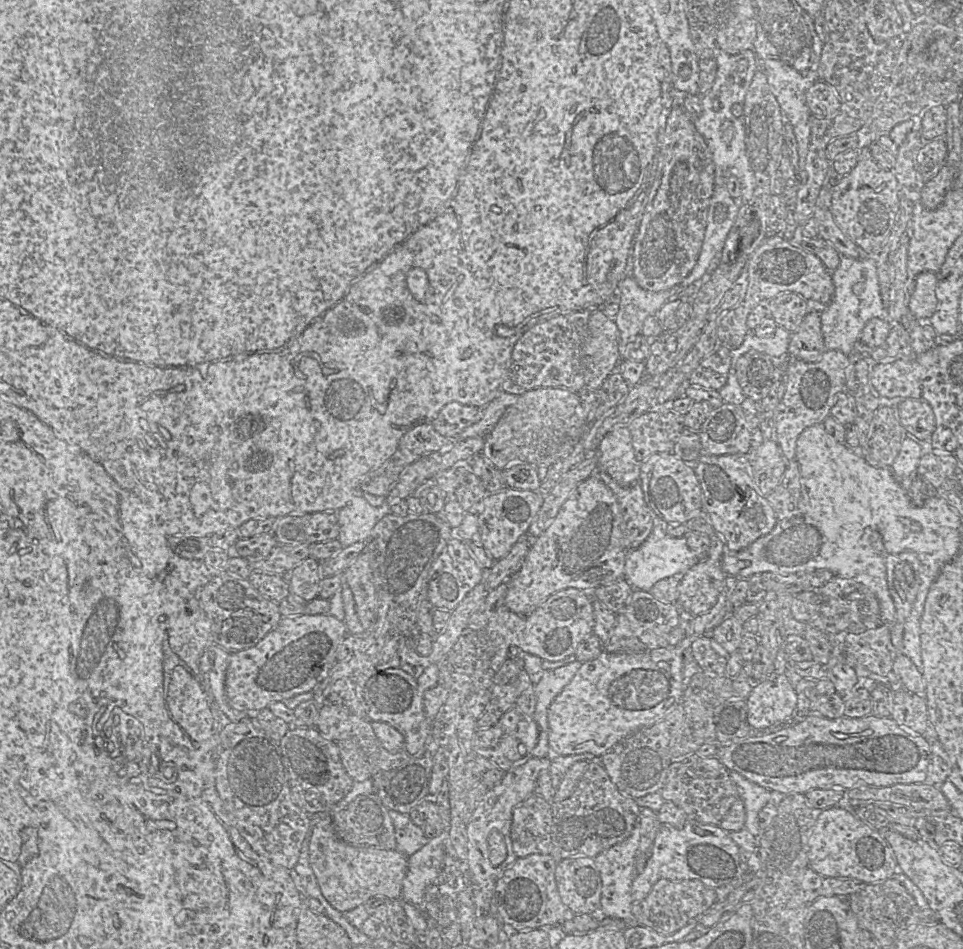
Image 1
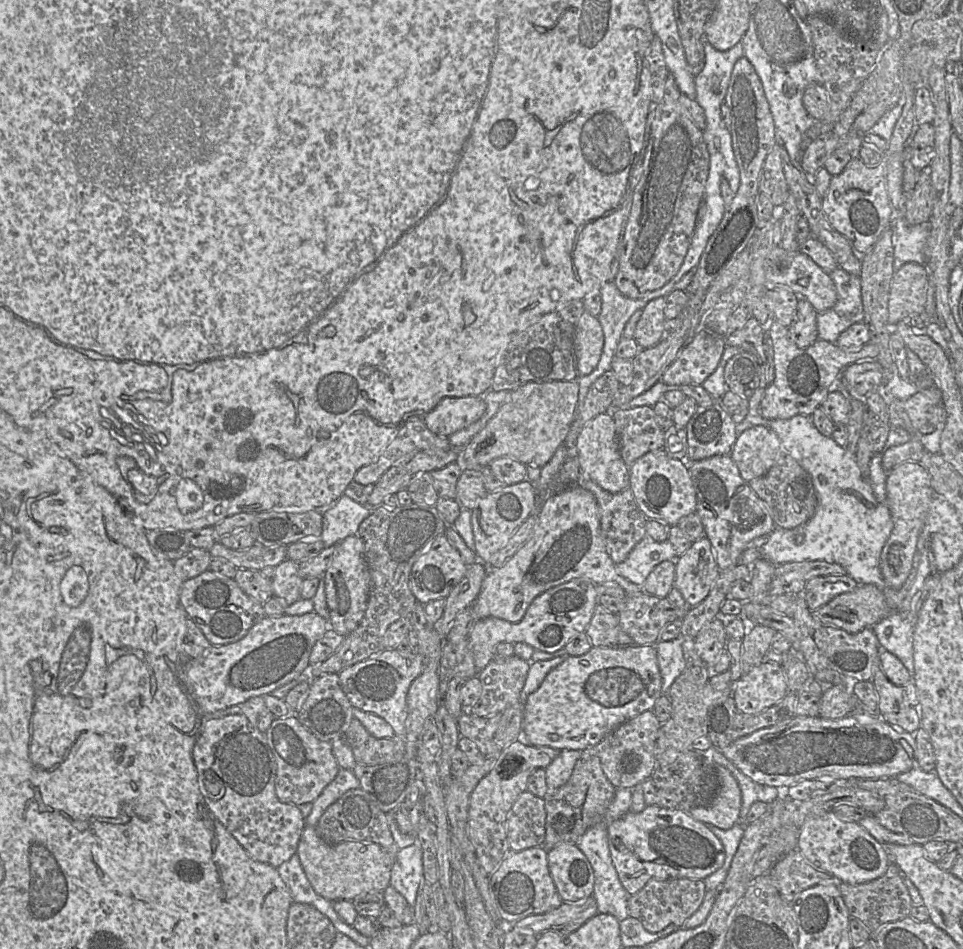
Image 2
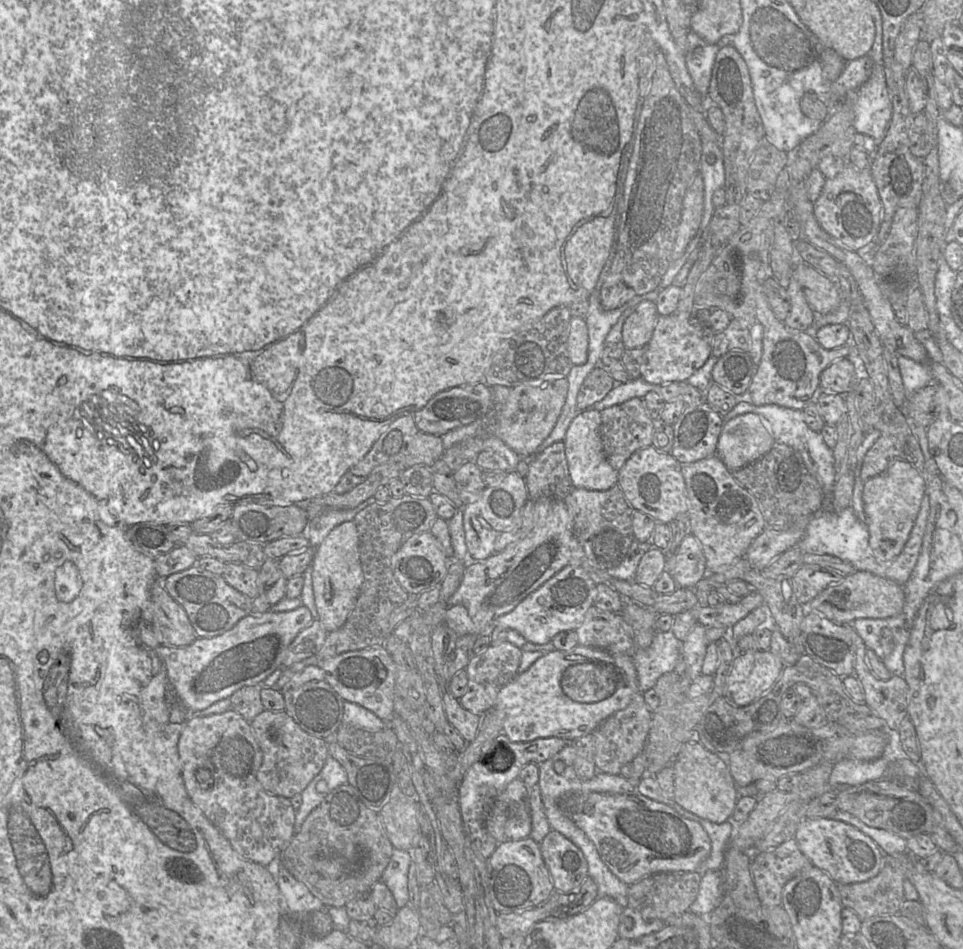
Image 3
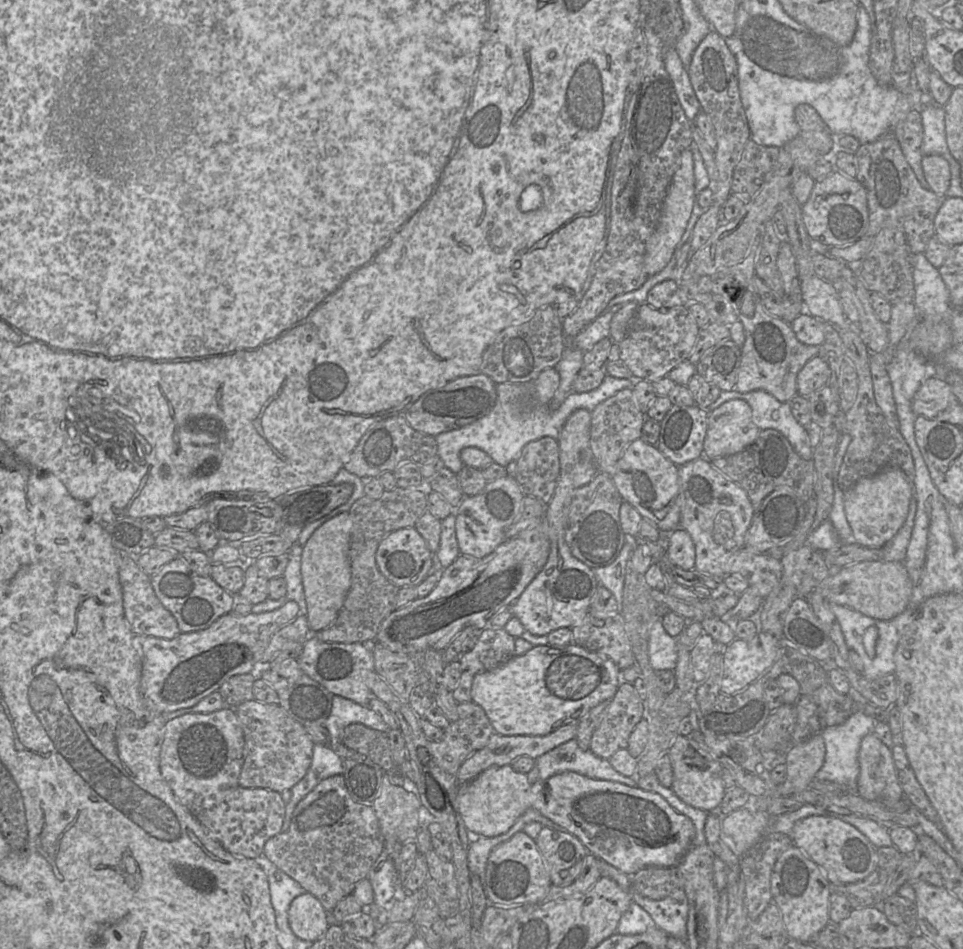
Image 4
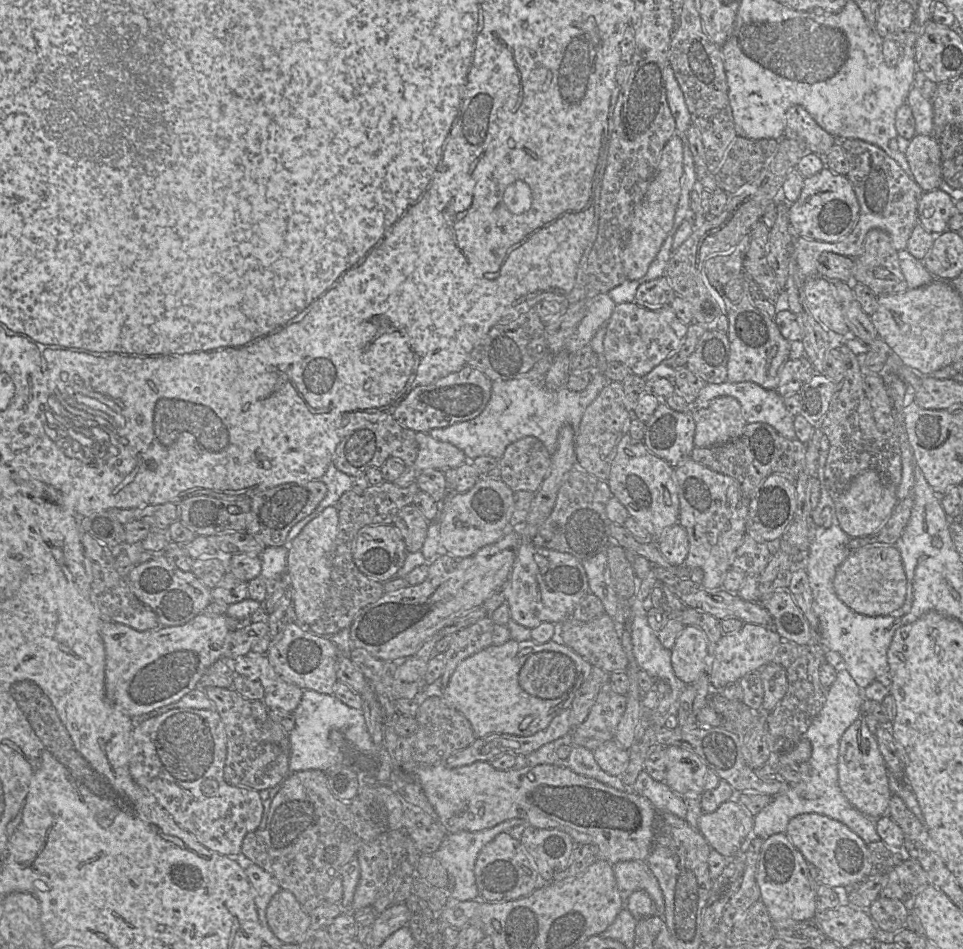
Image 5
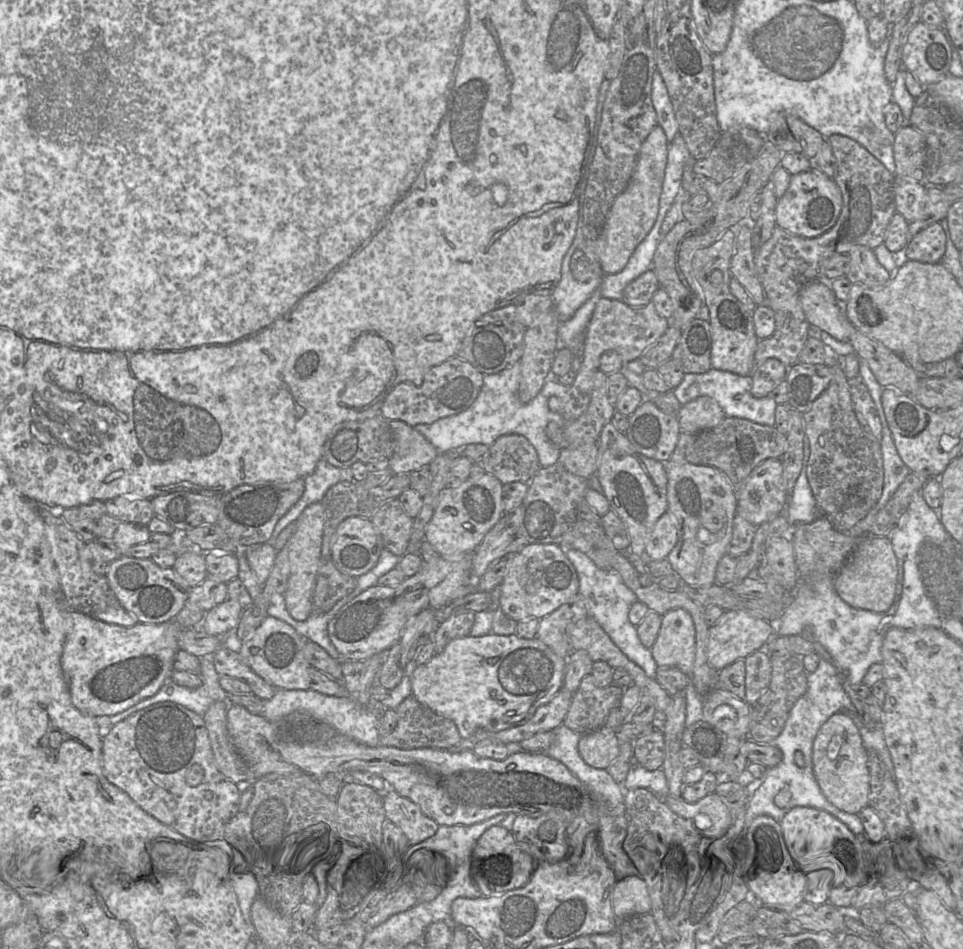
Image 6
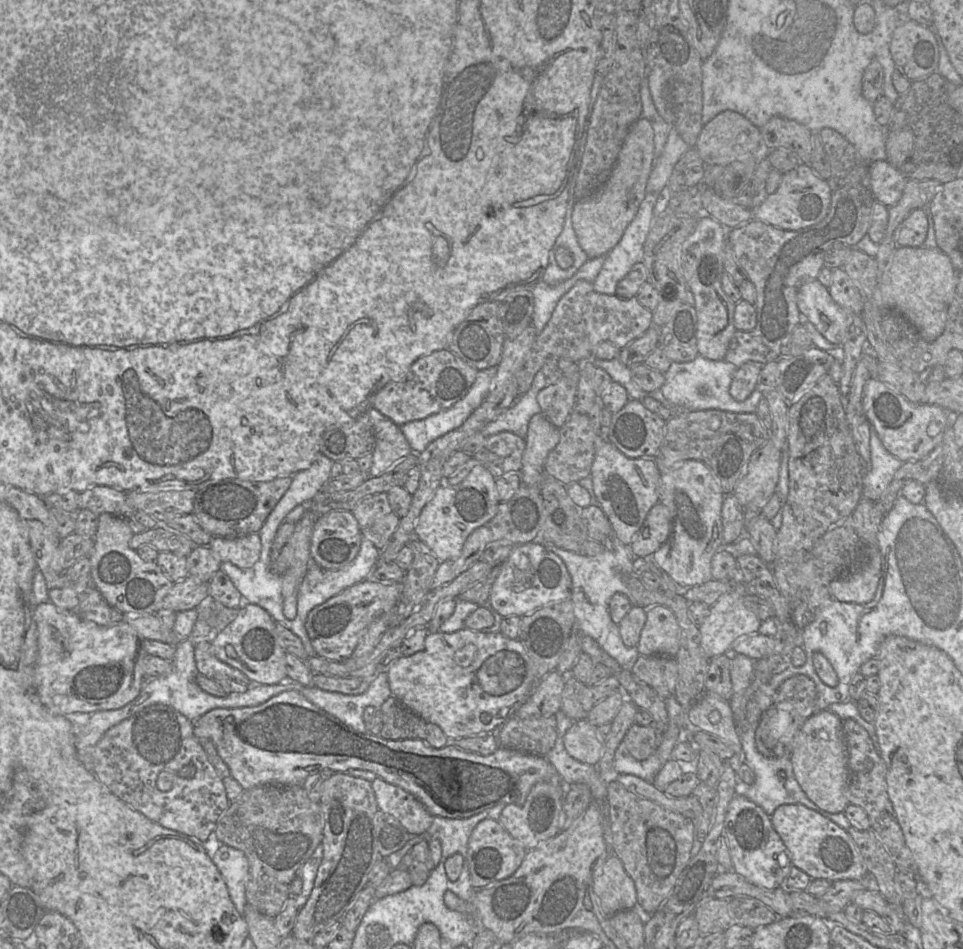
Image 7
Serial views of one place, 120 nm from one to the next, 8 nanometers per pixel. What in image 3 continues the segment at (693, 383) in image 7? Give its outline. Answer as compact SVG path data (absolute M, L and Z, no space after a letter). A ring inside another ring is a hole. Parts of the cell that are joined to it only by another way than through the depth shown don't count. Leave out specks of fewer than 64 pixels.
M739 402L731 411L729 411L725 416L723 416L723 418L725 421L728 421L738 415L742 415L746 413L754 413L759 416L762 425L767 429L770 435L774 438L775 443L785 444L800 454L809 473L817 480L817 482L821 486L824 494L824 503L825 503L825 498L828 498L832 494L834 485L835 485L836 471L835 471L835 460L834 460L833 452L832 452L832 449L826 445L821 434L819 432L812 431L805 424L801 411L785 408L785 407L781 407L773 404L755 406L752 403Z

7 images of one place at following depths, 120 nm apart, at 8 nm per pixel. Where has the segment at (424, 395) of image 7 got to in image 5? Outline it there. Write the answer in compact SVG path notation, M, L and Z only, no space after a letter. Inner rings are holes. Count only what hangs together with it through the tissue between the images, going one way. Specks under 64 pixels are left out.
M467 364L459 371L412 389L392 410L392 415L414 432L428 433L479 416L490 400L491 391L492 380L479 369Z

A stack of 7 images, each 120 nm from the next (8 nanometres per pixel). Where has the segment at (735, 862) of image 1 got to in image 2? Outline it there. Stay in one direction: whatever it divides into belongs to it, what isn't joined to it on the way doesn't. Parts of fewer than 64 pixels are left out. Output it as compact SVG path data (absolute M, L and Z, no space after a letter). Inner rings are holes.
M648 805L639 812L629 811L606 825L609 850L618 877L633 895L651 879L700 879L720 869L725 862L721 841L703 822L695 820L682 809Z

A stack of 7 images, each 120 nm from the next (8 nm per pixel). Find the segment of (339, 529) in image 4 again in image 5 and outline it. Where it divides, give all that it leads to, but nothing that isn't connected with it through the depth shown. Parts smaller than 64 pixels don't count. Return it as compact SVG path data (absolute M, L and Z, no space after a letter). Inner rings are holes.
M334 506L325 508L312 519L288 545L286 577L290 581L291 605L297 622L310 626L323 614L328 598L332 557L339 517Z

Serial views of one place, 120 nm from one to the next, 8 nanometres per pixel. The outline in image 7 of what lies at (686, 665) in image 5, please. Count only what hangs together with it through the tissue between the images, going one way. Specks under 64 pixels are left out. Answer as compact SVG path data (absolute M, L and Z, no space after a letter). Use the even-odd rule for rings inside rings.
M662 605L645 609L647 619L636 649L640 655L674 658L681 644L681 628L675 614Z

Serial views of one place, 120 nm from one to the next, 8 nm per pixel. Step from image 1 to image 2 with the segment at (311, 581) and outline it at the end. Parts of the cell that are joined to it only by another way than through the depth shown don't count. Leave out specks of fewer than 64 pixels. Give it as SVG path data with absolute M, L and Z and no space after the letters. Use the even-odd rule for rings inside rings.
M286 559L268 571L271 577L273 595L290 605L301 599L303 577L299 574L298 562Z

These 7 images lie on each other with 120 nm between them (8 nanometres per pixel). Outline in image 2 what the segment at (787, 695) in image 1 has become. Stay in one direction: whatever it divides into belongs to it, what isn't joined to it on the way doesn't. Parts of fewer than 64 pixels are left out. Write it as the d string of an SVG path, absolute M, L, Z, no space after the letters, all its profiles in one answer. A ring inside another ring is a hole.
M764 661L734 682L732 698L741 712L757 714L781 701L787 692L782 667L778 663Z

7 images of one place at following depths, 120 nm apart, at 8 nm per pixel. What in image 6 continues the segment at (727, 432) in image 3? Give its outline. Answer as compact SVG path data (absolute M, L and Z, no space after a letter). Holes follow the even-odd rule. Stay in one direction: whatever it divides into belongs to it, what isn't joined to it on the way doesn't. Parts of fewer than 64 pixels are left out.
M707 396L682 405L676 416L681 431L685 433L714 428L726 417L718 402Z

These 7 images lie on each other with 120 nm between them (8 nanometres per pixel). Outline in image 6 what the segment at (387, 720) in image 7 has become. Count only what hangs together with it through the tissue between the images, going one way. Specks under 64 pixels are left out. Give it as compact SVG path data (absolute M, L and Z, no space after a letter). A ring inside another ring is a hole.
M413 696L404 699L394 711L398 716L397 726L391 733L380 737L380 744L383 746L404 750L419 748L447 750L459 745L463 740L452 720L437 714Z

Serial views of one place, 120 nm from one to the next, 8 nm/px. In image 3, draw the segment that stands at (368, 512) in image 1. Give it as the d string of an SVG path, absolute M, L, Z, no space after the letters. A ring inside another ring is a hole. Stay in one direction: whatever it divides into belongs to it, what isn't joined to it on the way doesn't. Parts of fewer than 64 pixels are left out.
M372 499L362 502L353 509L328 510L309 520L302 537L310 542L313 548L317 547L327 535L338 525L353 521L356 514L372 503Z

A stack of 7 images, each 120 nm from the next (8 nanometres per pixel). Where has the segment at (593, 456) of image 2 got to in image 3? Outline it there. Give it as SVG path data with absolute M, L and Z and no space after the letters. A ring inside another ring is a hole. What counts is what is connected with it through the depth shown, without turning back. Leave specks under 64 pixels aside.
M593 408L578 412L571 421L565 438L565 455L574 488L605 491L618 484L618 471L607 461L600 436L601 411Z

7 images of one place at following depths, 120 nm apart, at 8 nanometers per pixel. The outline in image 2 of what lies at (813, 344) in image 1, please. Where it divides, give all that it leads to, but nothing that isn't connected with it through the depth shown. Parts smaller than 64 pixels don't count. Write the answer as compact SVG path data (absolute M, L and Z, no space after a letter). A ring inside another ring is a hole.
M799 298L793 323L787 328L789 339L798 348L811 346L818 338L818 312L804 298Z

